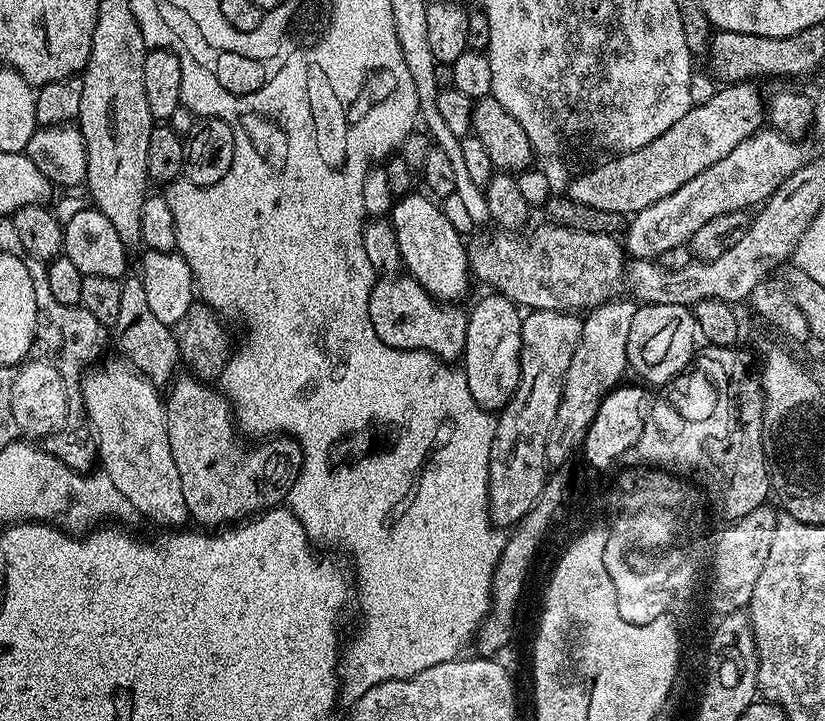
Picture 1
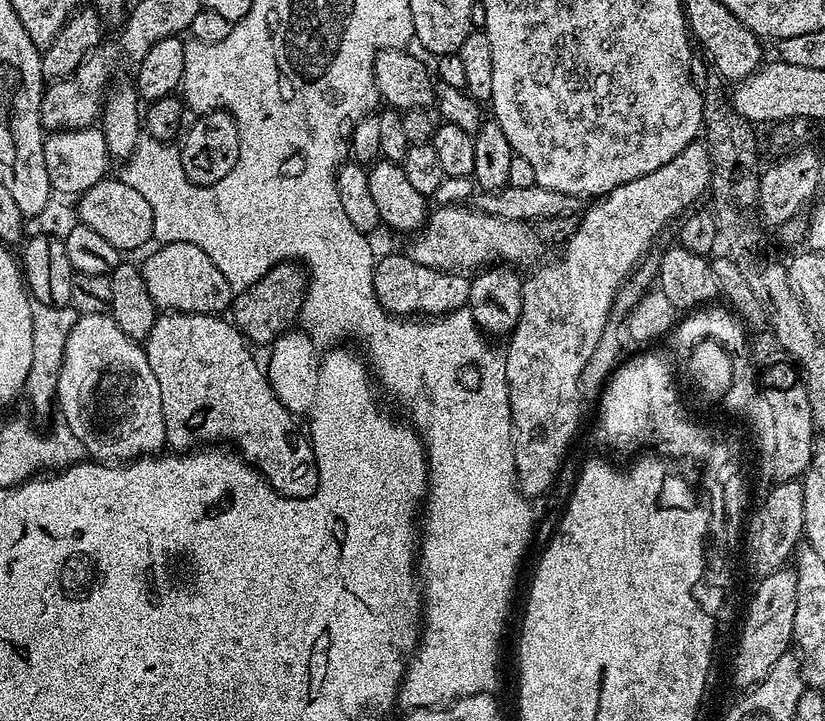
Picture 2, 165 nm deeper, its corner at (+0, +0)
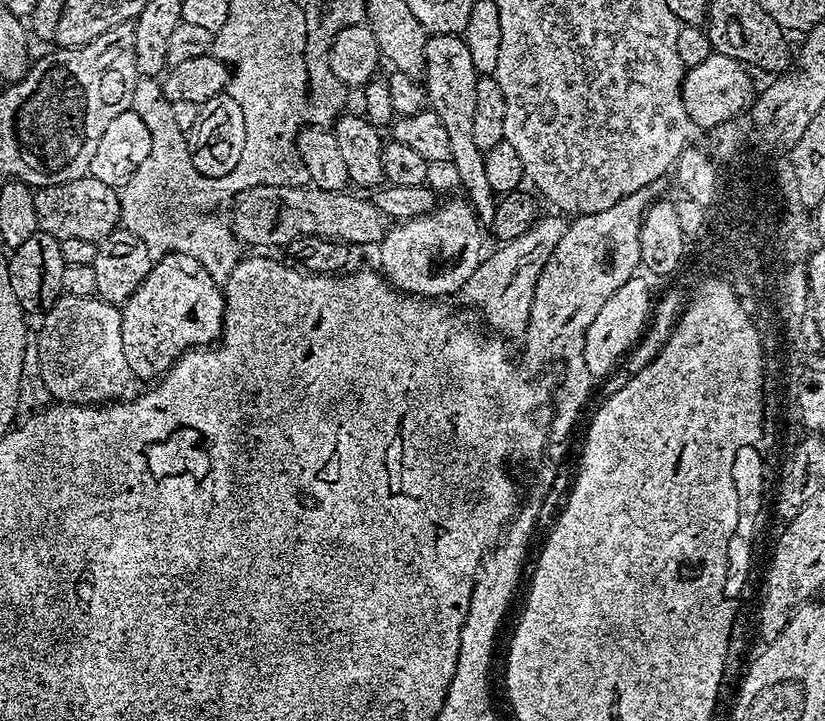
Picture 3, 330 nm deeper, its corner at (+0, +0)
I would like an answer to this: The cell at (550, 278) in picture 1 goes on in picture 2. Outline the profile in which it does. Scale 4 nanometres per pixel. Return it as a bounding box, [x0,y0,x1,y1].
[411,206,542,273]

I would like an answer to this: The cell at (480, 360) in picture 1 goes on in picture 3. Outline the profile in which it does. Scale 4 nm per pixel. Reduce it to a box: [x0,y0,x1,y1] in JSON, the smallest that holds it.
[422,35,497,226]

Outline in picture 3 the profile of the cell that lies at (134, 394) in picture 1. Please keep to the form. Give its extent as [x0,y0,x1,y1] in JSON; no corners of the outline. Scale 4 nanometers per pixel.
[35,295,138,406]

